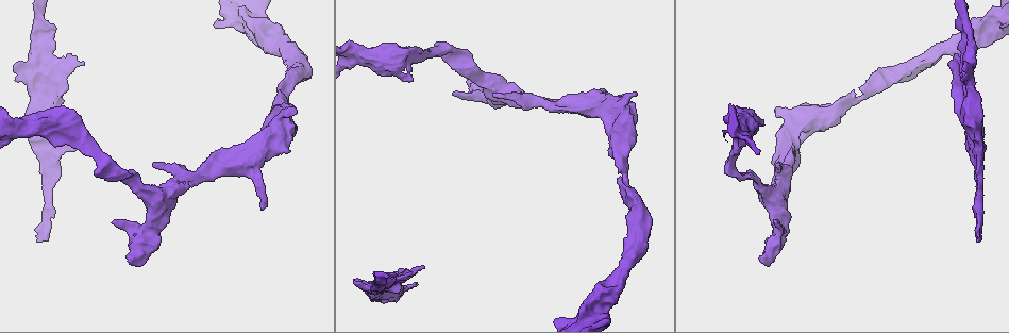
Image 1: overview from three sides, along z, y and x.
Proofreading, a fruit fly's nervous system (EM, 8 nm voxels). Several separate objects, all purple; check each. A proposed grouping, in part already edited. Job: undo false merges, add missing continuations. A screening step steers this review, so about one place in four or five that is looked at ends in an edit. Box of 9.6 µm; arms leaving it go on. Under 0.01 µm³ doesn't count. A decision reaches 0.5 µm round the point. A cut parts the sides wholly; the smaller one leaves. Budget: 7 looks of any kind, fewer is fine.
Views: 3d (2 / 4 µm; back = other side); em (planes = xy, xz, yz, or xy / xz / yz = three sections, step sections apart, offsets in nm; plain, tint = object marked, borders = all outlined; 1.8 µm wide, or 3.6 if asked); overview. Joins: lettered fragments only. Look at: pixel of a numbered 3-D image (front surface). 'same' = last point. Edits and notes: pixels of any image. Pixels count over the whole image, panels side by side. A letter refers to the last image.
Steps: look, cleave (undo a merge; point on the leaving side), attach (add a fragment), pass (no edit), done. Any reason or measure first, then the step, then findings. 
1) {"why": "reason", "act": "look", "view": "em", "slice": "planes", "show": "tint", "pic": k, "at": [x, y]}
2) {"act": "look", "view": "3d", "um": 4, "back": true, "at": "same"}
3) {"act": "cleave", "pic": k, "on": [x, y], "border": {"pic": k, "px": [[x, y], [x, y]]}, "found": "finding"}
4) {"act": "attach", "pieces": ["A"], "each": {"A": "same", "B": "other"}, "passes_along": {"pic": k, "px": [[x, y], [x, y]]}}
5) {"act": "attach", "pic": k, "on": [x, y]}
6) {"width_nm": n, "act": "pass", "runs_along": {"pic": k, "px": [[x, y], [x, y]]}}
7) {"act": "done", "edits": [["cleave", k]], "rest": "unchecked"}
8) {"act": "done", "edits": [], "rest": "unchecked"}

{"why": "free end", "act": "look", "view": "3d", "um": 2, "pic": 1, "at": [354, 279]}

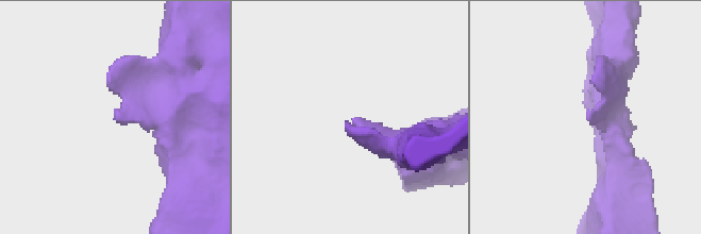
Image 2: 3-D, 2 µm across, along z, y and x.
{"act": "look", "view": "em", "slice": "xy", "step": 16, "show": "borders", "pic": 2, "at": [355, 119]}

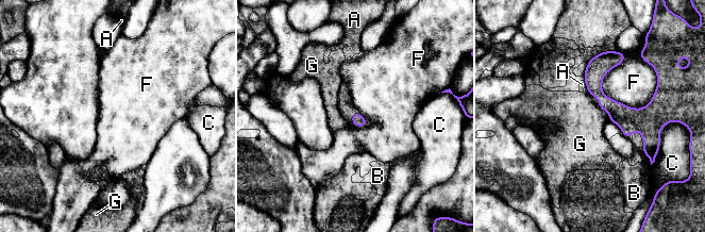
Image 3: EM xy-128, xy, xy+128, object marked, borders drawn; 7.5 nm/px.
{"why": "cut it another way", "act": "look", "view": "em", "slice": "planes", "show": "borders", "at": "same"}

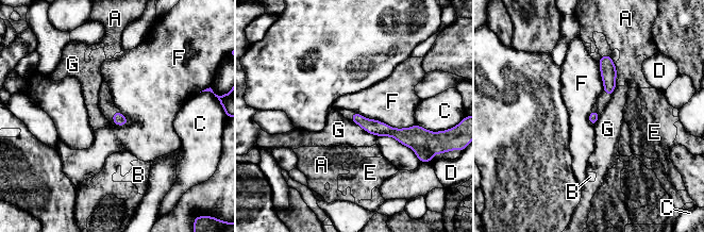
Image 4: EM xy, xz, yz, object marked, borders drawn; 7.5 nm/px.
{"act": "pass", "each": {"A": "other", "B": "other", "C": "other", "D": "other", "E": "other", "F": "other", "G": "other"}, "border": {"pic": 4, "px": [[354, 111], [395, 128], [415, 125]]}, "found": "no lettered fragment goes on from it"}

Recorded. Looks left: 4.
{"why": "closes a loop", "act": "look", "view": "3d", "um": 4, "pic": 1, "at": [399, 295]}

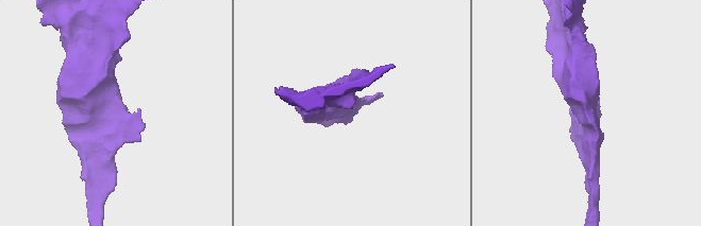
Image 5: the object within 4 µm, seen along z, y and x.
{"why": "need the tissue", "act": "look", "view": "em", "slice": "xy", "step": 4, "show": "plain", "pic": 5, "at": [105, 125]}

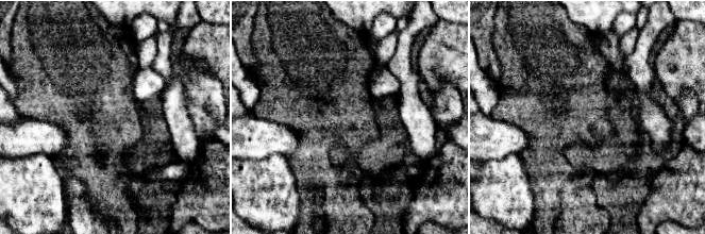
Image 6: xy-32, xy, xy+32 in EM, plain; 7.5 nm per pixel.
{"why": "see the neighbours", "act": "look", "view": "em", "slice": "xy", "step": 4, "show": "borders", "at": "same"}

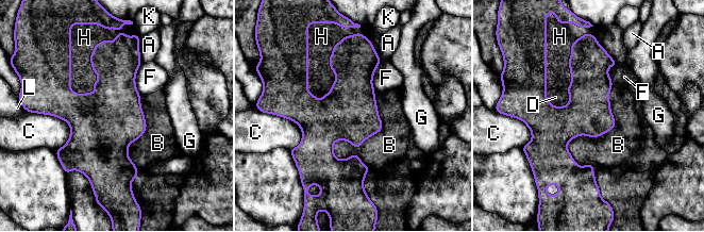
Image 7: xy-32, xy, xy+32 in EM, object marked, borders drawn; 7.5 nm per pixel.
{"act": "attach", "pic": 7, "on": [82, 46], "each": {"A": "other", "B": "other", "C": "other", "D": "other", "F": "other", "G": "other", "H": "same", "K": "other", "L": "other"}, "passes_along": {"pic": 7, "px": [[117, 64], [98, 75], [82, 46]]}, "found": "it goes on there"}

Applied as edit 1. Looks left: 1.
{"act": "done", "edits": [["attach", 7]], "rest": "unchecked"}

